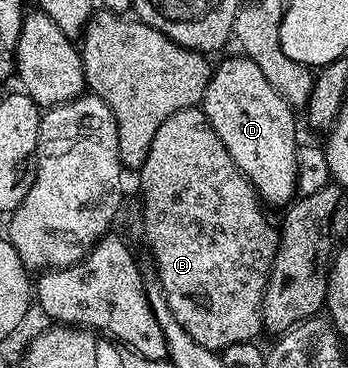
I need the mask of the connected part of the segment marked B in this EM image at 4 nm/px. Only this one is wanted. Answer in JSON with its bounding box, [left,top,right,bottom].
[139,108,281,352]

